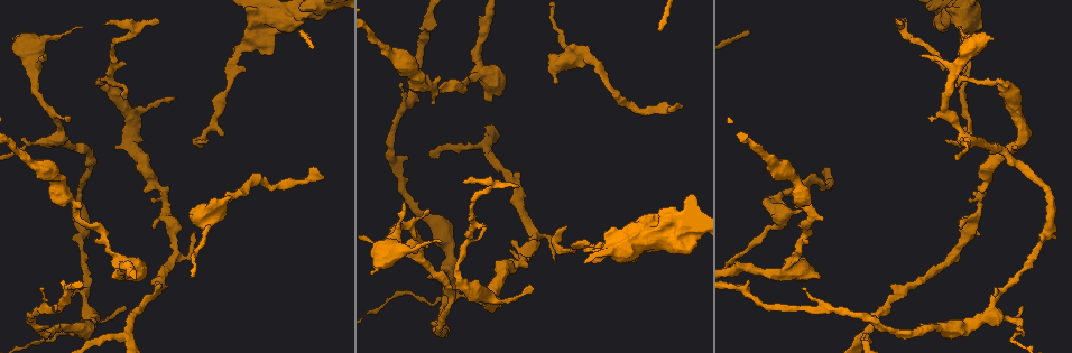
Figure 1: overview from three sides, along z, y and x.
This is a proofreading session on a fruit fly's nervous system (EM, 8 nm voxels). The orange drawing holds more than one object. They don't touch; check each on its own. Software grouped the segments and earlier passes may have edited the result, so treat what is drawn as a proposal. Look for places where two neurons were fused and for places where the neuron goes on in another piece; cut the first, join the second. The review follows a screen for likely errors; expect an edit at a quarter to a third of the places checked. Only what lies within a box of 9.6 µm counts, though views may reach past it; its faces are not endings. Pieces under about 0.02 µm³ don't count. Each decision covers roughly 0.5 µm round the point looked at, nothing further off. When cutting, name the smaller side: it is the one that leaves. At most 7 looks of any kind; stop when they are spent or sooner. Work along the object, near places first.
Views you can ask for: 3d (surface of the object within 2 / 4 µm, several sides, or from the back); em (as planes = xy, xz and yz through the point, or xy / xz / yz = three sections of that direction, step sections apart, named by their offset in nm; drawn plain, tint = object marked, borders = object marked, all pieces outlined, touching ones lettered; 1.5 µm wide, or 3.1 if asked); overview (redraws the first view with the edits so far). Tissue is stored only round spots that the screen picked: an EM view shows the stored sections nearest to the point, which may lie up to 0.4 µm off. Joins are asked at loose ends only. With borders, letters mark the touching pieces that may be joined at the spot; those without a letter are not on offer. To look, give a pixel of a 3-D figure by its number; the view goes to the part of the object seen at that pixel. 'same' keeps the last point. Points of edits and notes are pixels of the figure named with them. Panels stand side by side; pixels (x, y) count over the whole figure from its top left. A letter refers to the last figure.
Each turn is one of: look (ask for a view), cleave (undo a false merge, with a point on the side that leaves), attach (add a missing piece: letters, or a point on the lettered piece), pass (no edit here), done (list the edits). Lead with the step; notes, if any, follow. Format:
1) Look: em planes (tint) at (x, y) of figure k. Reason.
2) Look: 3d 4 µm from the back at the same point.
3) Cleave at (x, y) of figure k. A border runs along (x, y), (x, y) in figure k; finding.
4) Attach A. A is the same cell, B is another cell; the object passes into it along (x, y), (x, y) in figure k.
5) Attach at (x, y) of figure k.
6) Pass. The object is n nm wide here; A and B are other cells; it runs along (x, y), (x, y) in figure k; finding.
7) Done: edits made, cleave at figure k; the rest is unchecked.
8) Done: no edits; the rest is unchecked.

Look: em xy step 4 (borders) at (222, 134) of figure 1. Tapers out.

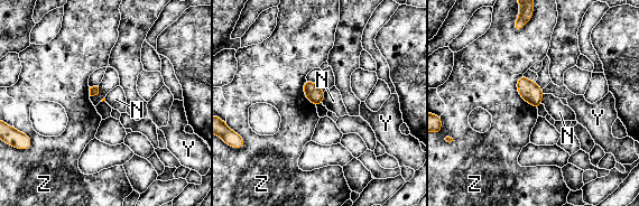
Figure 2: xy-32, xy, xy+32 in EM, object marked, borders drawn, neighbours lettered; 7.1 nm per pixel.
Look: em xz step 4 (borders) at the same point.

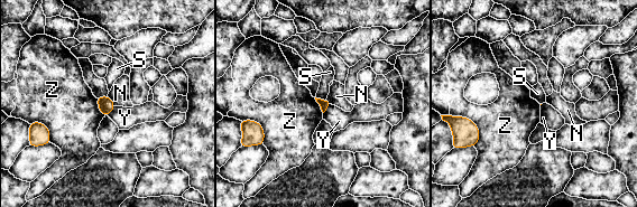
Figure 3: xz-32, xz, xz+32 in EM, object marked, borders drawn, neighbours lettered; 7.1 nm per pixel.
Pass. N, S, Y and Z are other cells; a border runs along (462, 115), (477, 125), (476, 146) in figure 3; none of them fits.

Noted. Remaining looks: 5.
Look: 3d 4 µm at (1024, 309) of figure 1. An open end.

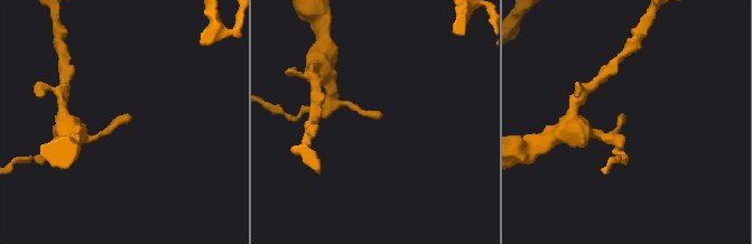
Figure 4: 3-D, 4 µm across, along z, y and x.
Look: em planes (borders) at (131, 118) of figure 4. Need the tissue.

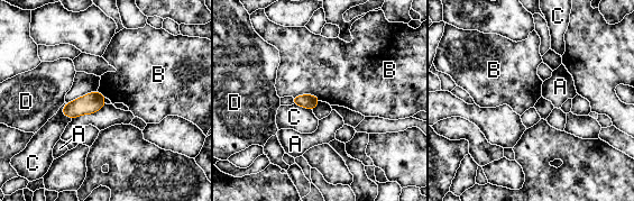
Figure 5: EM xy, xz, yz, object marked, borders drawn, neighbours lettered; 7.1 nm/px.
Pass. The object is 110 nm wide here; A, B, C and D are other cells; a border runs along (292, 96), (315, 94), (321, 100) in figure 5; none of them fits.

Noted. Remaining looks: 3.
Look: em planes (plain) at (439, 242) of figure 1.

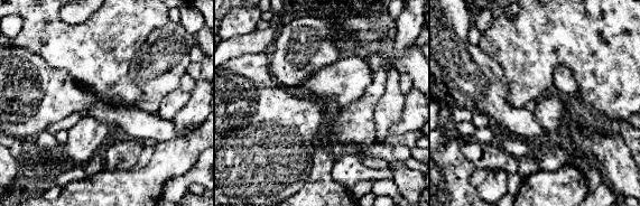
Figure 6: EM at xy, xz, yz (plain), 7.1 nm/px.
Look: em planes (borders) at the same point.

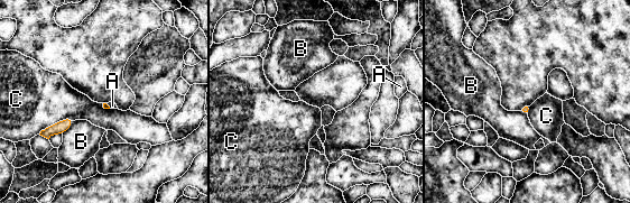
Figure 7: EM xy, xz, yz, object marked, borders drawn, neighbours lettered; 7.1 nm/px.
Pass. A, B and C are other cells; a border runs along (74, 119), (62, 119), (38, 134) in figure 7; no lettered piece goes on from it.

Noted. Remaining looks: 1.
Done: no edits; the rest is unchecked.

